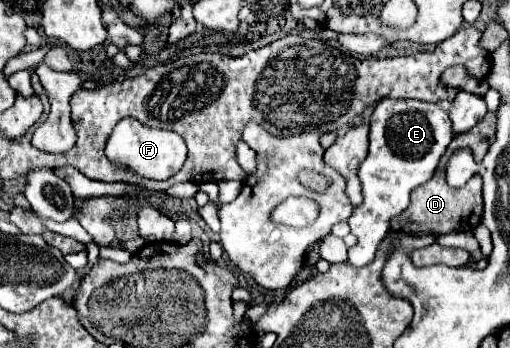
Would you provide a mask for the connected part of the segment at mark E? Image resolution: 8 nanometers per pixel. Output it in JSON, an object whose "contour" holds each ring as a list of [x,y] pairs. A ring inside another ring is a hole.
{"contour":[[[380,99],[370,117],[370,149],[362,161],[358,177],[362,183],[362,203],[354,209],[348,219],[350,233],[356,235],[358,243],[348,249],[348,263],[364,267],[374,259],[378,245],[390,231],[390,219],[406,211],[410,203],[410,191],[426,183],[454,133],[450,117],[436,103],[414,101],[414,99]]]}

